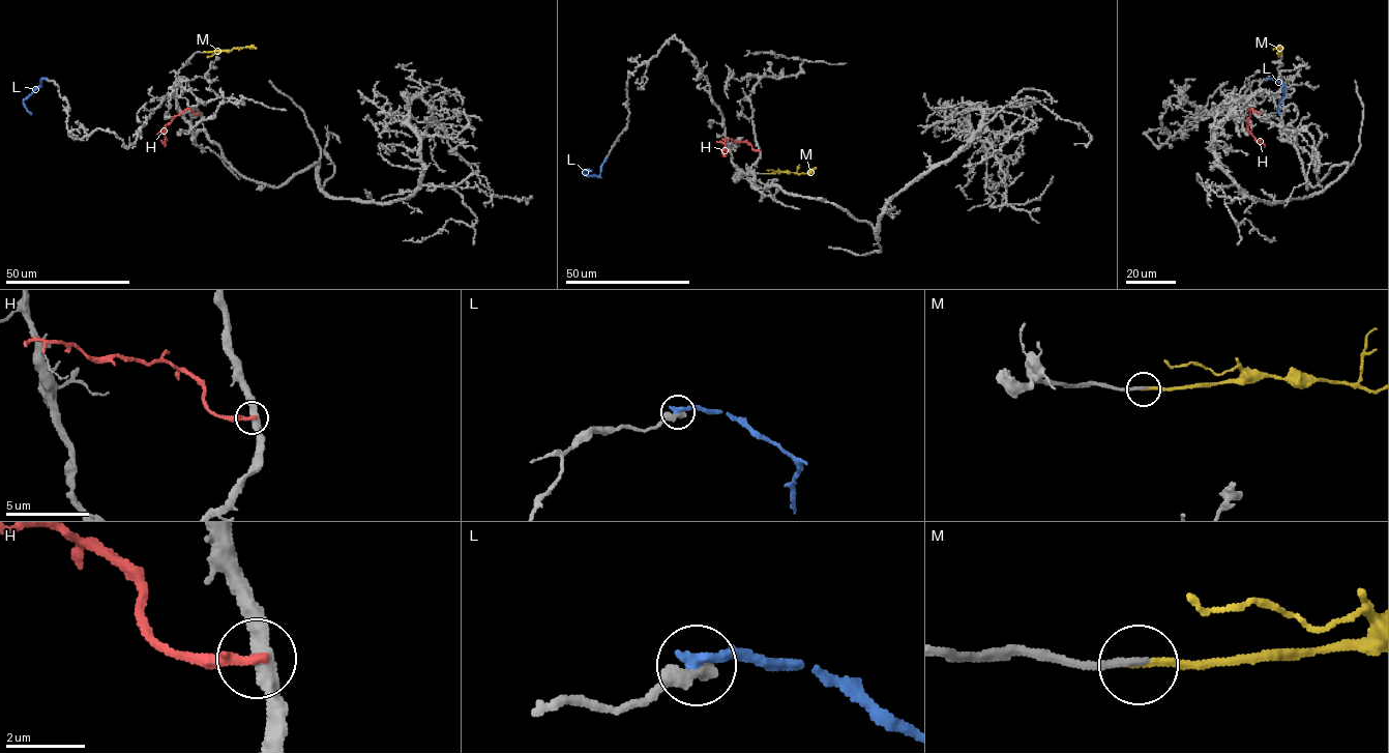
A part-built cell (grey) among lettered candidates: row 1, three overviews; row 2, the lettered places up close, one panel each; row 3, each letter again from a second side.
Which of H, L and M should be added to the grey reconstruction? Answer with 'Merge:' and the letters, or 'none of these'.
Merge: M

